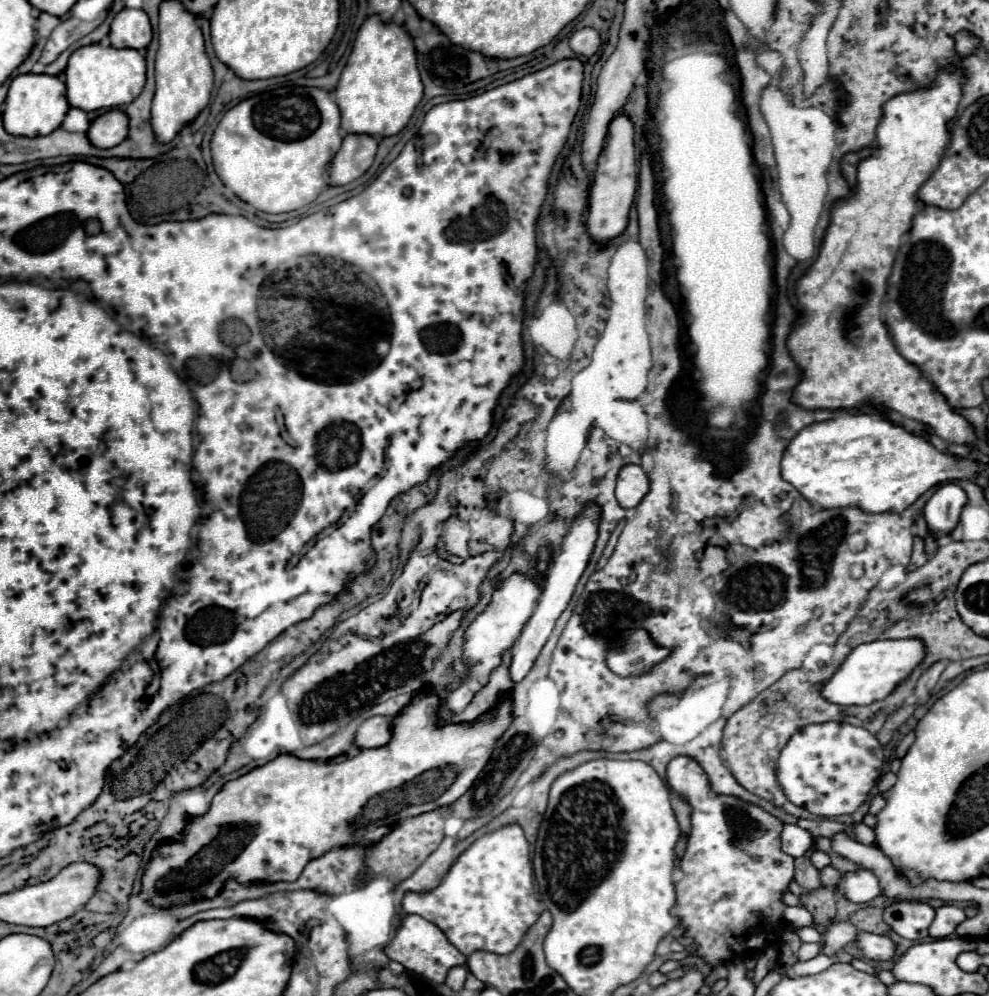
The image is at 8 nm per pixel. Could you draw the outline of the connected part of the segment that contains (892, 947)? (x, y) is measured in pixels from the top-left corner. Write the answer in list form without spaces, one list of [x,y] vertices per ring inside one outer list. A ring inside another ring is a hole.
[[[859,933],[855,945],[863,951],[867,959],[873,961],[889,961],[897,955],[897,945],[885,937],[885,935],[875,935],[875,933]]]

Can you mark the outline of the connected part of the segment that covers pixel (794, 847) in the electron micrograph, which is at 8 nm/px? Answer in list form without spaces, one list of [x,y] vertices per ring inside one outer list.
[[[785,825],[783,829],[783,835],[781,835],[781,845],[783,845],[783,851],[791,857],[803,857],[809,847],[813,847],[815,839],[809,831],[801,829],[799,825]]]

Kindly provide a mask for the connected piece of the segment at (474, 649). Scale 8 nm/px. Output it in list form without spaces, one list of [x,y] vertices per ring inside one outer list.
[[[511,575],[509,579],[501,581],[499,587],[493,591],[493,601],[491,605],[475,619],[475,623],[471,623],[467,627],[465,633],[465,655],[469,657],[469,661],[473,663],[469,669],[469,677],[465,679],[465,683],[461,683],[455,691],[447,691],[445,693],[445,703],[453,713],[461,713],[467,703],[471,701],[471,697],[487,683],[489,673],[501,663],[501,653],[505,649],[509,649],[521,635],[521,629],[525,627],[527,619],[533,613],[535,601],[541,593],[541,587],[533,583],[531,577],[523,577],[523,575]]]

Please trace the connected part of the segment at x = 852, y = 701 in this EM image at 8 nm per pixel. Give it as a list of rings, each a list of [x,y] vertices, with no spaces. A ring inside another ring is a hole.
[[[885,639],[863,643],[855,647],[843,665],[835,671],[835,675],[825,683],[823,697],[837,705],[869,705],[893,693],[917,665],[923,663],[923,641],[911,639]]]

